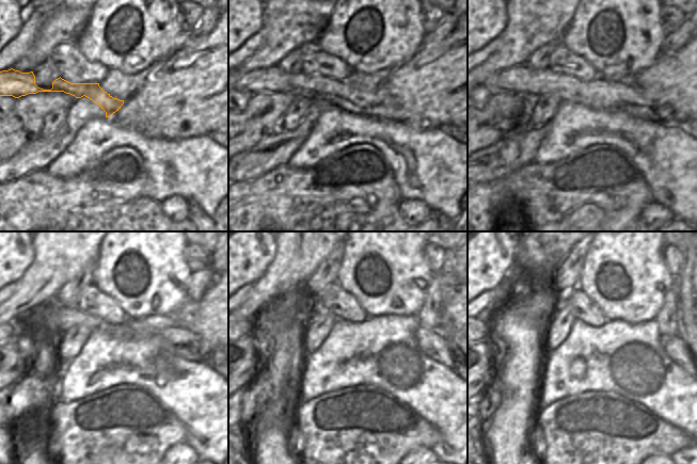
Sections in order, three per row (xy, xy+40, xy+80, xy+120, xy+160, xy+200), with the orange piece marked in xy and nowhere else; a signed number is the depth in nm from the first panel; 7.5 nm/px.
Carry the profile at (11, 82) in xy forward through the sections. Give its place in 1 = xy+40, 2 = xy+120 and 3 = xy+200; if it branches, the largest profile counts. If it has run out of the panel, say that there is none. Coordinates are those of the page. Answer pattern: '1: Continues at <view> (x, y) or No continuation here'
1: Continues at xy+40 (315, 86)
2: Continues at xy+120 (63, 318)
3: Continues at xy+200 (676, 348).

